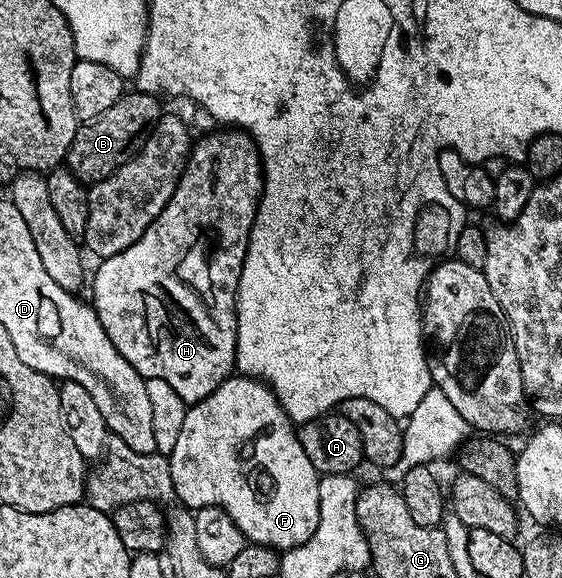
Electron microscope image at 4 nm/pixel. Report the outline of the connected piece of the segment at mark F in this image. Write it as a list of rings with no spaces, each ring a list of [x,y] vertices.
[[[231,374],[216,390],[212,390],[212,394],[208,394],[208,398],[204,398],[199,404],[189,405],[184,418],[184,427],[180,430],[180,438],[168,459],[172,470],[174,495],[179,505],[191,510],[223,508],[228,514],[228,518],[232,518],[232,522],[236,522],[236,526],[240,526],[240,530],[246,535],[249,543],[263,544],[275,550],[295,548],[304,542],[308,542],[308,538],[312,538],[320,518],[320,490],[318,489],[320,473],[312,466],[312,462],[308,462],[308,454],[298,437],[295,421],[291,419],[290,413],[282,409],[273,388],[269,384],[256,380],[253,376]]]

